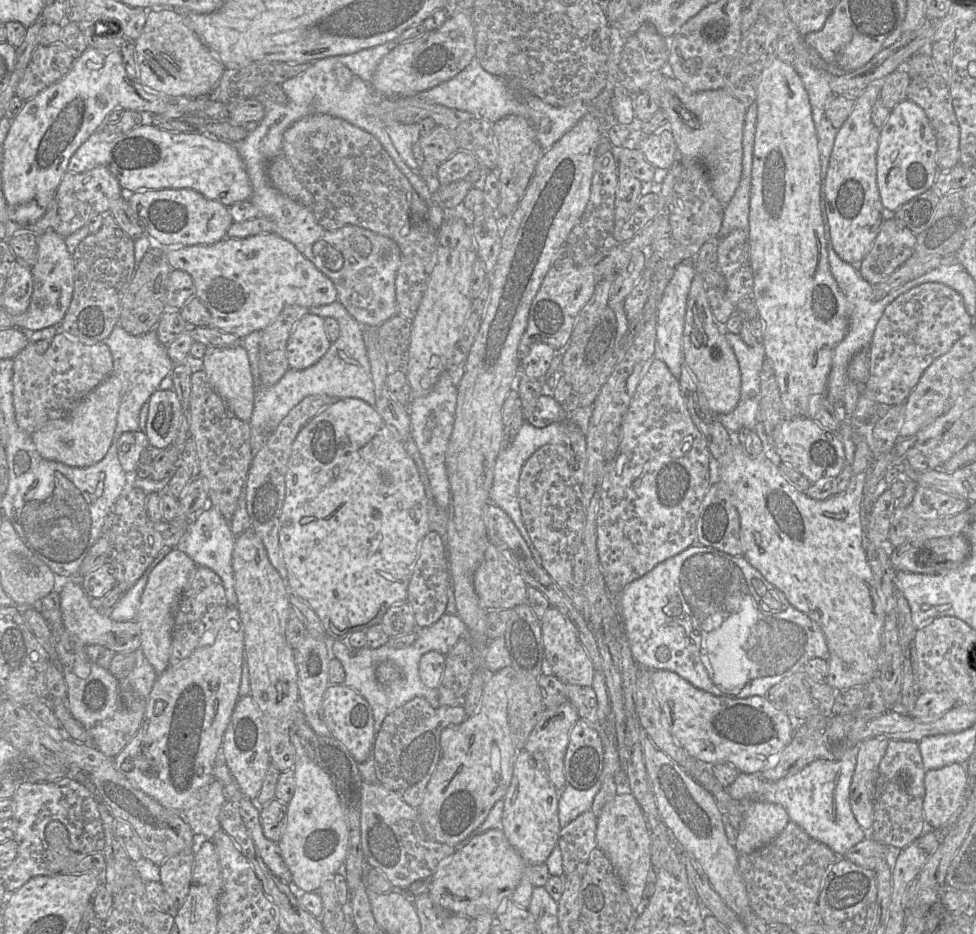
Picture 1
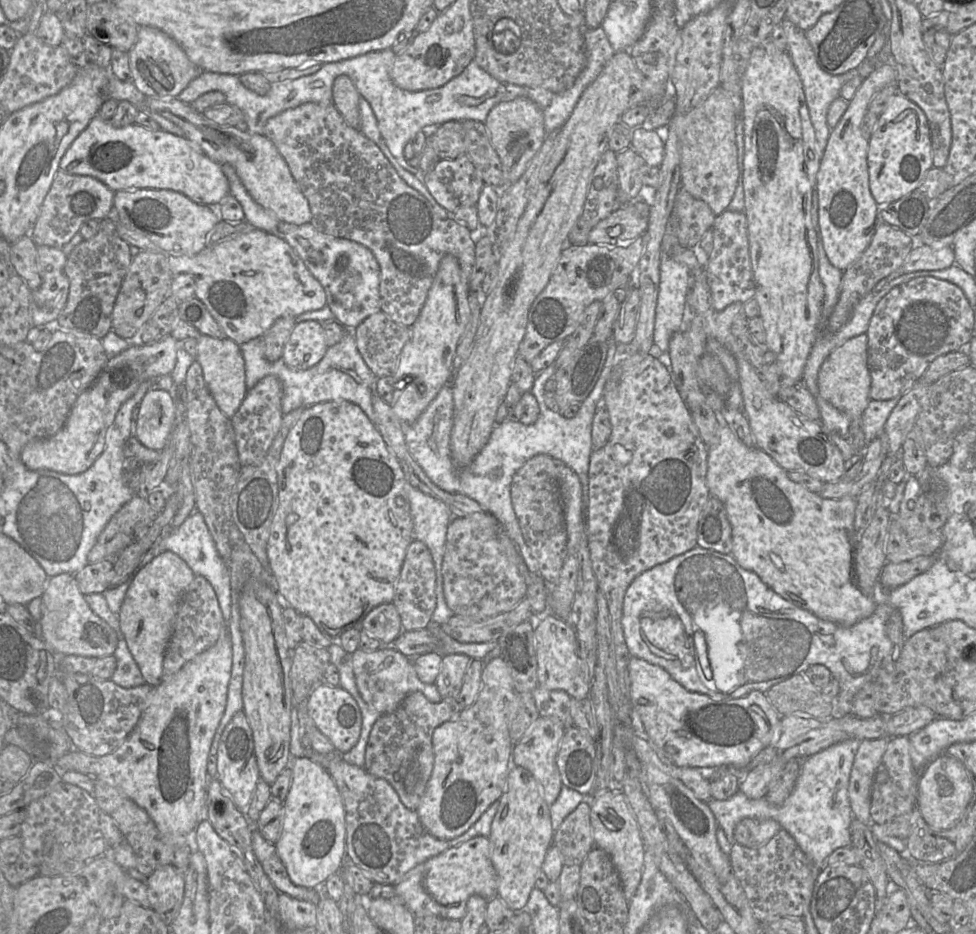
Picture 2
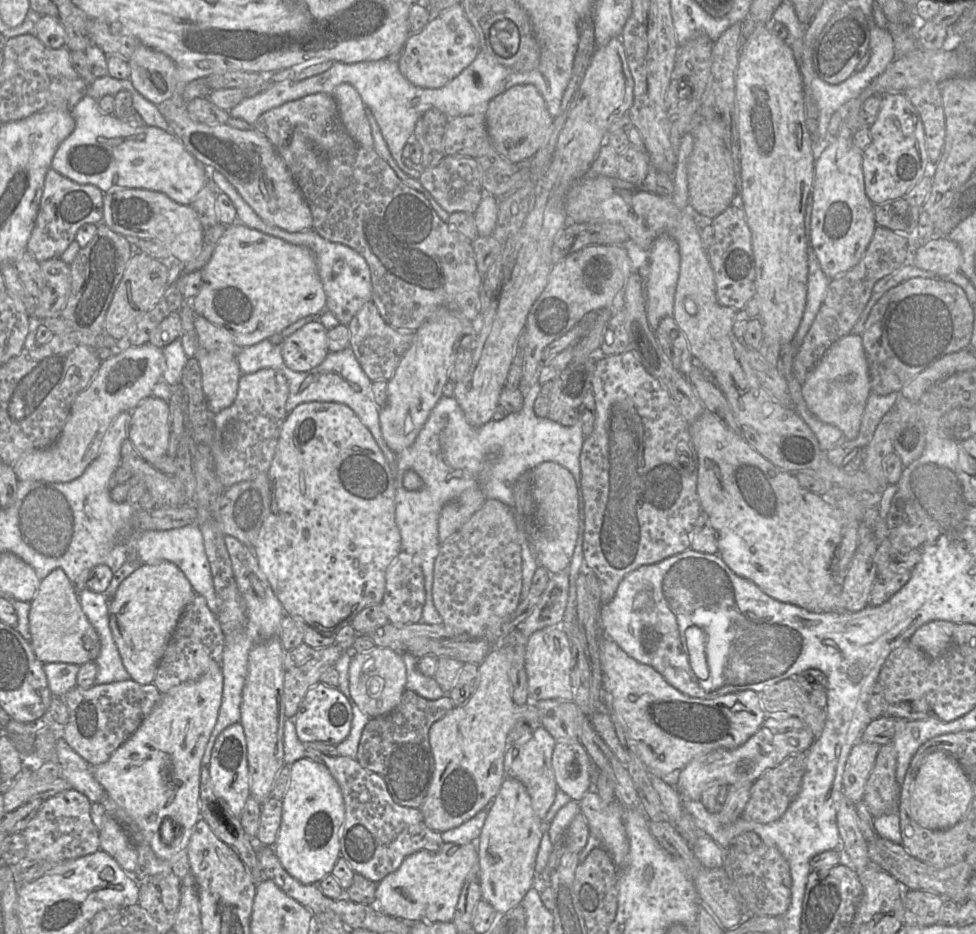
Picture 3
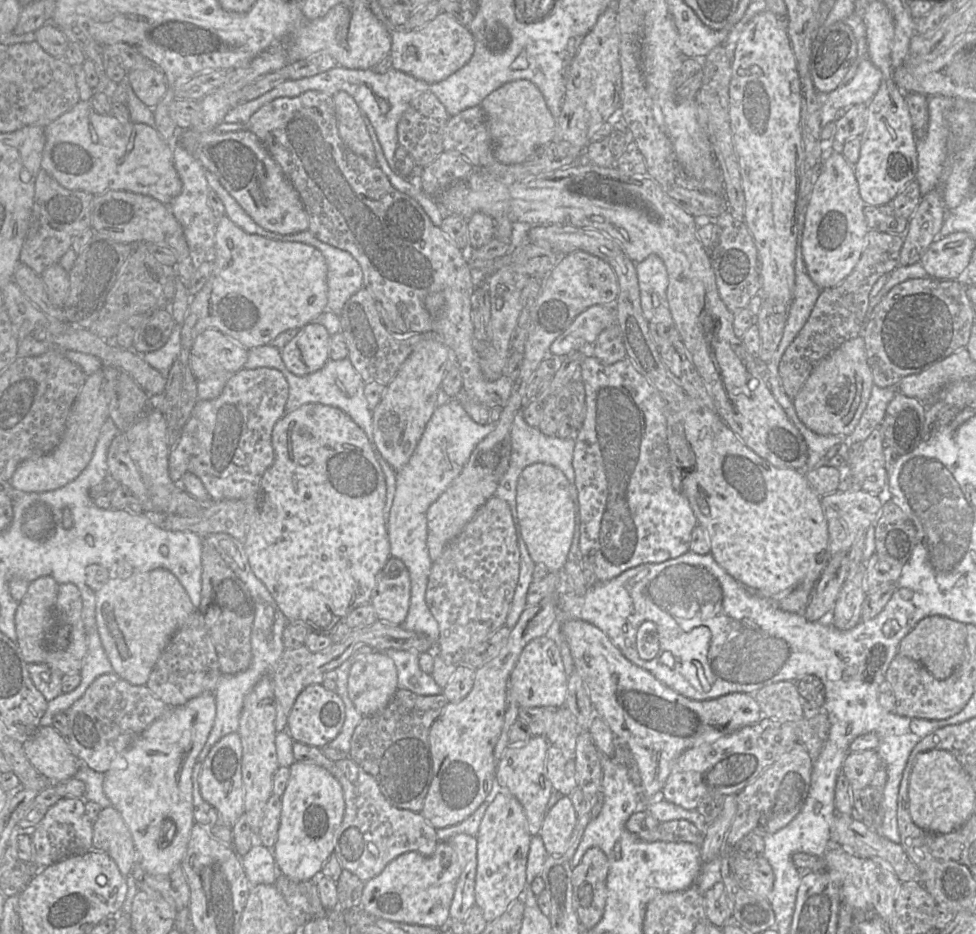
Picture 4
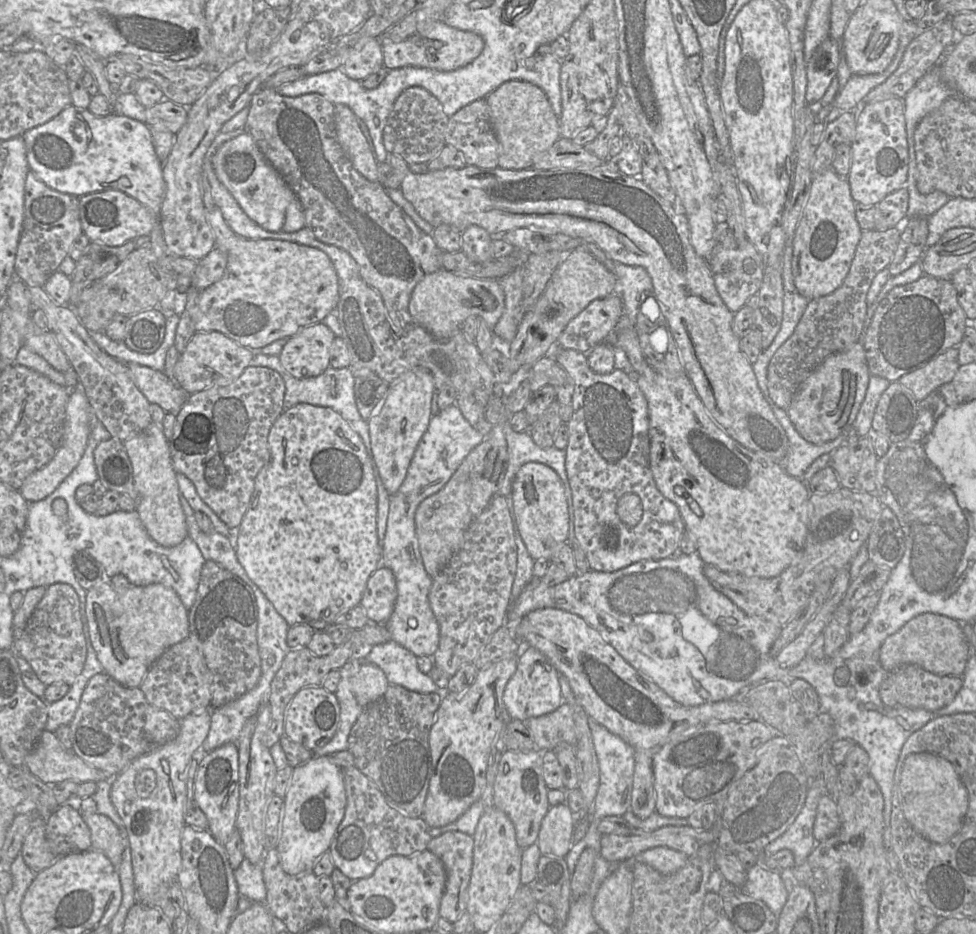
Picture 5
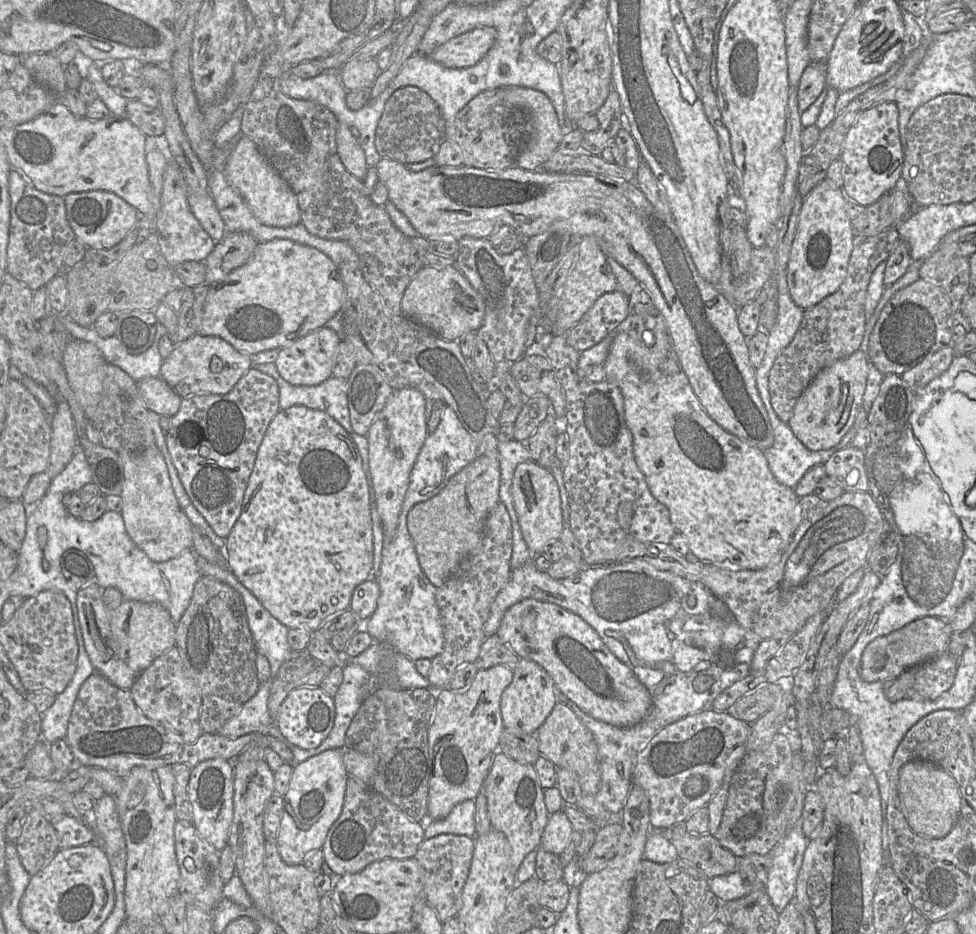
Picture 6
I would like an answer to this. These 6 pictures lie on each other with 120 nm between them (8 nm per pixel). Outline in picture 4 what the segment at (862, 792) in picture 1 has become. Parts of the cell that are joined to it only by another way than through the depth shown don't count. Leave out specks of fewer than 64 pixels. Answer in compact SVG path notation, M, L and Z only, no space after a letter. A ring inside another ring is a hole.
M876 750L849 752L844 759L842 773L851 789L862 790L870 785L880 766L881 760Z

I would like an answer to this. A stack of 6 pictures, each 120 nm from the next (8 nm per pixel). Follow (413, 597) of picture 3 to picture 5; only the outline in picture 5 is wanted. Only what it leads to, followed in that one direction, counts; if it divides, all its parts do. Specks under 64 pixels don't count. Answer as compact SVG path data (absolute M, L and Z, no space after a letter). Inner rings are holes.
M380 566L369 577L359 606L364 609L370 623L385 624L393 613L396 598L397 587L395 576L390 569Z

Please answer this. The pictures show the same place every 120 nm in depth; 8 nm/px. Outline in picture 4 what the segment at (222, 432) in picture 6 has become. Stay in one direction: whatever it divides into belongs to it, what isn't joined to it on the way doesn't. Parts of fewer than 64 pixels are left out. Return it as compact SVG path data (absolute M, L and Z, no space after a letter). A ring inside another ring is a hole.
M267 367L242 368L229 378L219 397L213 400L198 400L189 420L181 429L177 443L169 451L171 480L180 484L183 475L190 472L202 481L212 501L249 497L257 499L261 479L275 459L272 431L275 424L286 414L288 394L289 385L281 371Z

